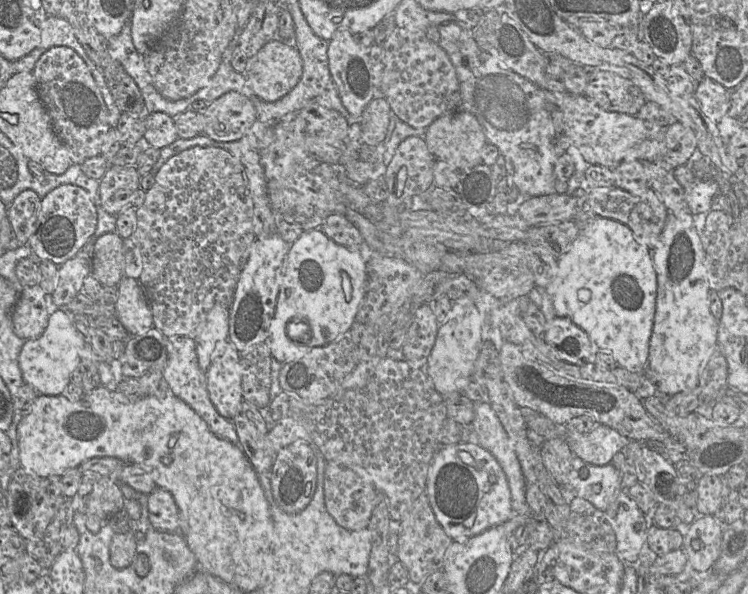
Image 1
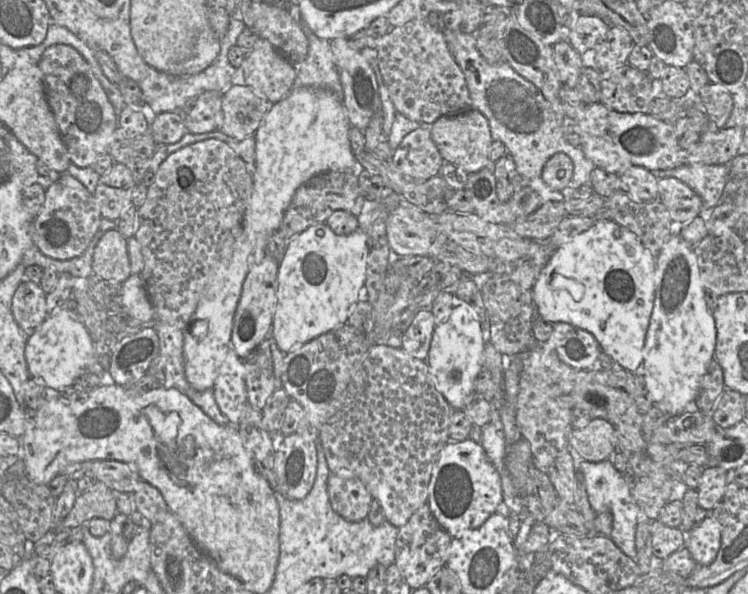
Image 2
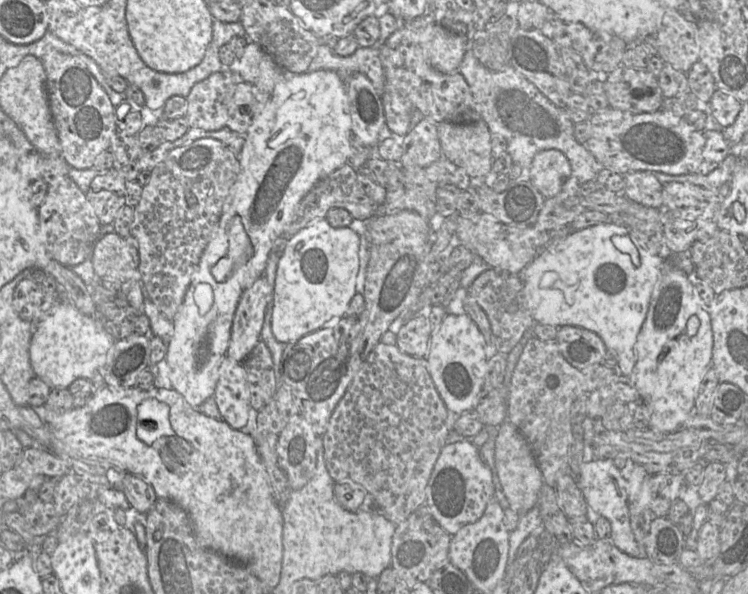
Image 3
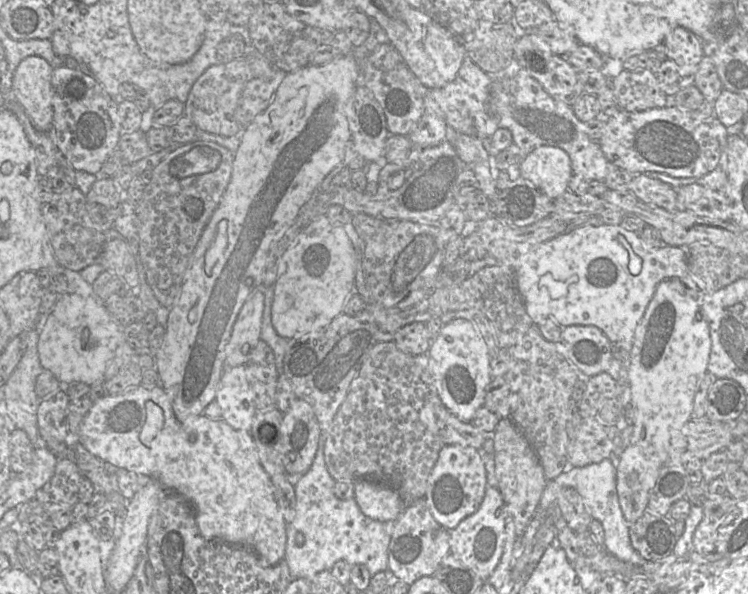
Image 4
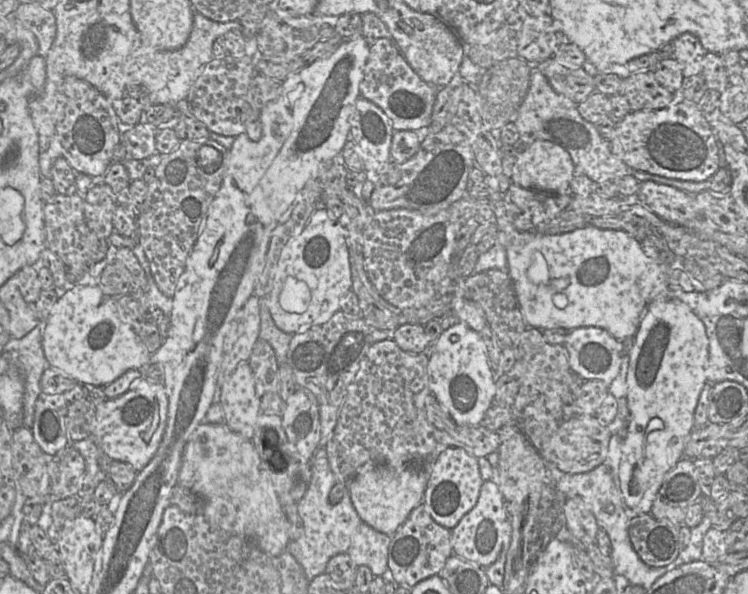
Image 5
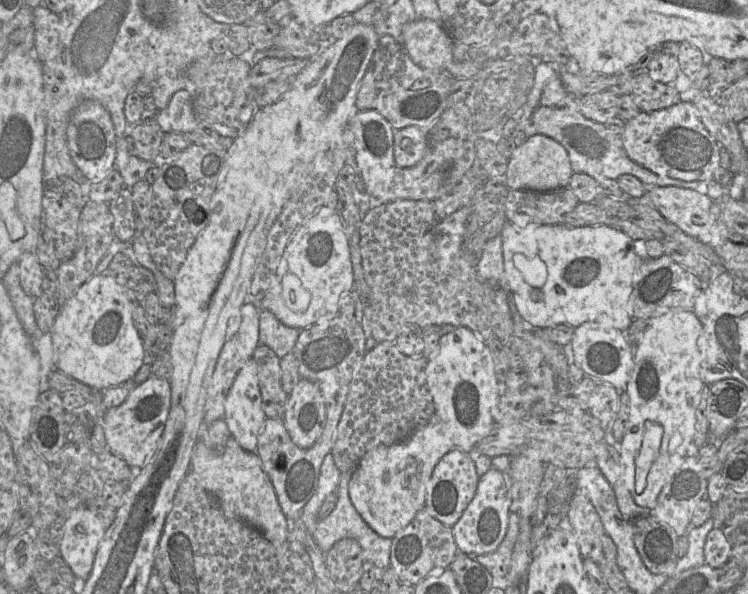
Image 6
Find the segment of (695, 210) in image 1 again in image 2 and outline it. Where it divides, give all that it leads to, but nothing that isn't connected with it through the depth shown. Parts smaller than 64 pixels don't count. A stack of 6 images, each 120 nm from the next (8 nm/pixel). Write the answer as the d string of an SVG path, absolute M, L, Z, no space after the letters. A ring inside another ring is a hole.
M692 163L673 169L651 171L657 178L676 178L689 186L702 200L702 213L710 212L721 202L729 180L730 163L705 165Z

